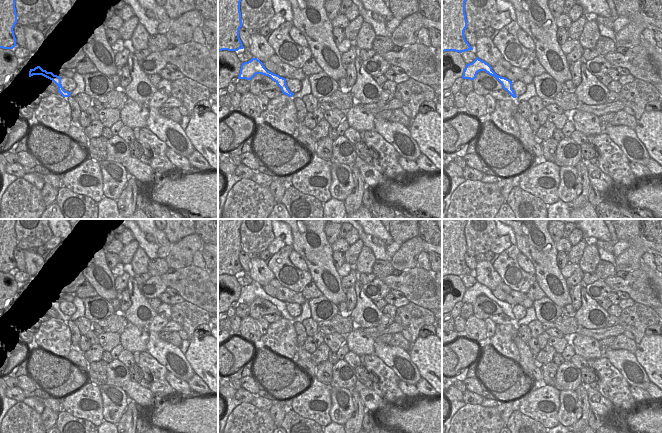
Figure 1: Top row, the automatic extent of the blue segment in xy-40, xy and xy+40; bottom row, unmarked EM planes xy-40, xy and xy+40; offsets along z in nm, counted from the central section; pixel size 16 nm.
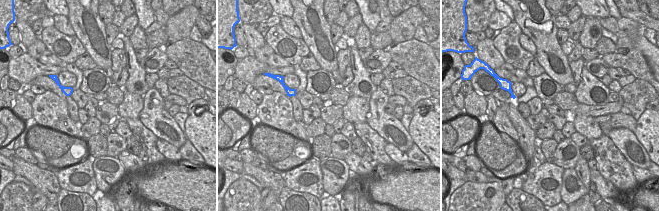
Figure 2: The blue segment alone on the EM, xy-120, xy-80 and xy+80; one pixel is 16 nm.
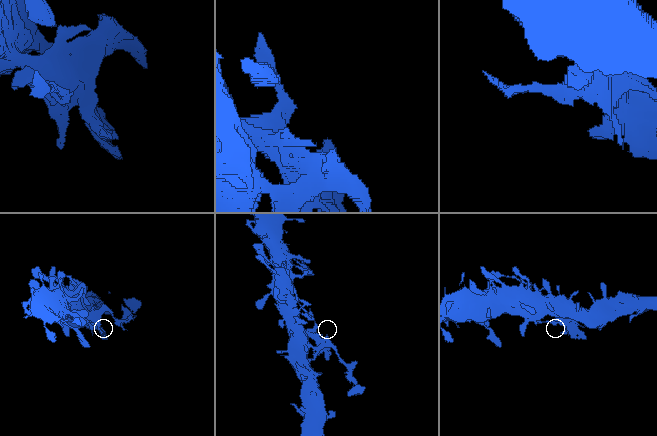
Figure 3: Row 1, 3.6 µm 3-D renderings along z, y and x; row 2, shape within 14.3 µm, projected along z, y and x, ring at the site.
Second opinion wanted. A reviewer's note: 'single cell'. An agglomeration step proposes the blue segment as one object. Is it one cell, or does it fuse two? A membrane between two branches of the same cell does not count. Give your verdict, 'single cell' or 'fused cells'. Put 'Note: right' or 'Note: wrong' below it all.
single cell
Note: right

